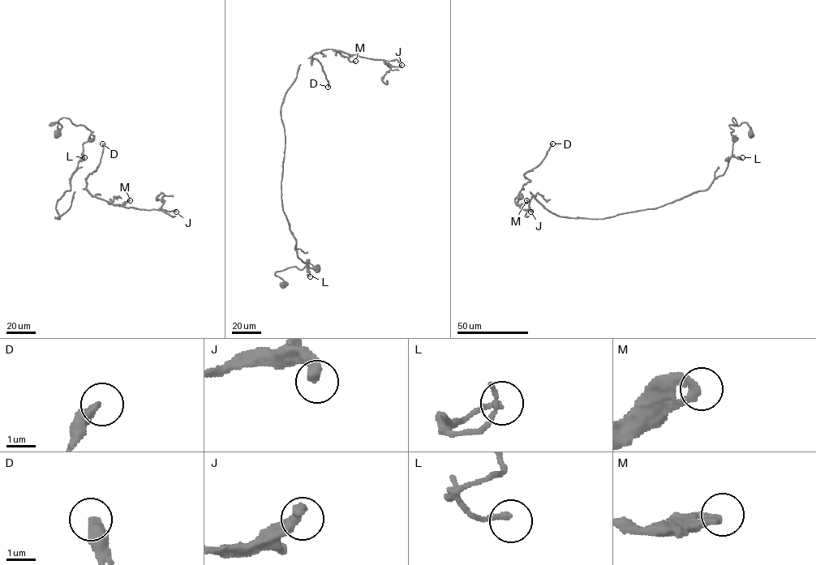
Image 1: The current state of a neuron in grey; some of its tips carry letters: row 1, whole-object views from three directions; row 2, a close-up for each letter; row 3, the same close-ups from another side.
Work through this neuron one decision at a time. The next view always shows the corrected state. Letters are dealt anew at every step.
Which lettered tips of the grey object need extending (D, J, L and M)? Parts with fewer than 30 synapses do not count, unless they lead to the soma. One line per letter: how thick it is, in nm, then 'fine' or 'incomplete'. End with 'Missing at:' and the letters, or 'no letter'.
D: 400 nm thick; incomplete
J: 360 nm thick; fine
L: 180 nm thick; fine
M: 320 nm thick; fine
Missing at: D

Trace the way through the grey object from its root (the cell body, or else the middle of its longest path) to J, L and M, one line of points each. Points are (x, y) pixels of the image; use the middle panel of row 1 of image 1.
J: (282, 285), (276, 272), (317, 266), (298, 256), (281, 200), (281, 107), (299, 66), (328, 49), (401, 65)
L: (282, 285), (287, 283), (275, 272), (288, 267), (317, 265), (307, 266), (310, 276)
M: (282, 285), (276, 272), (317, 266), (298, 256), (282, 208), (283, 98), (316, 53), (355, 61)

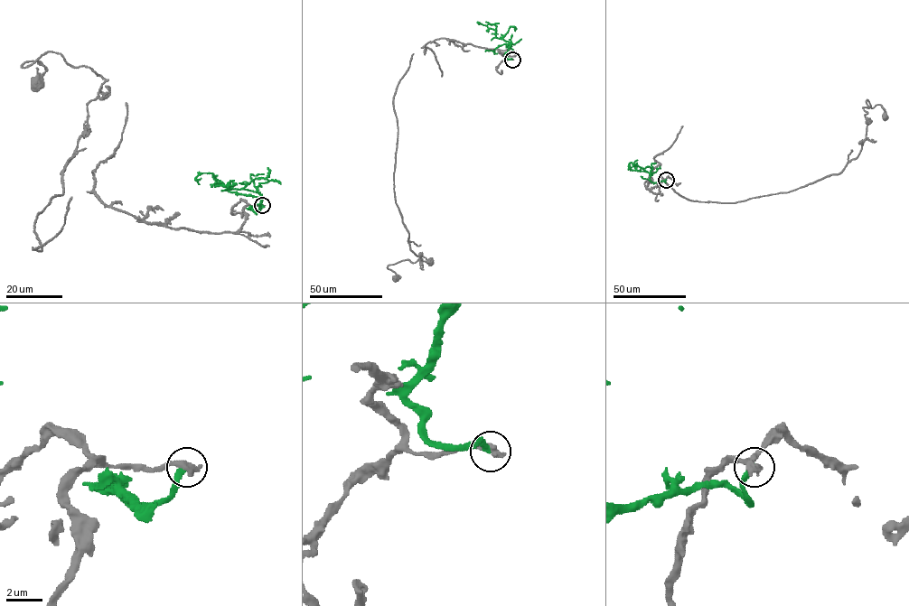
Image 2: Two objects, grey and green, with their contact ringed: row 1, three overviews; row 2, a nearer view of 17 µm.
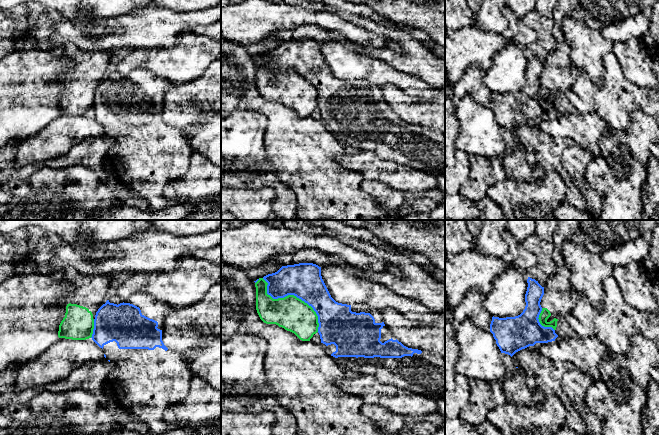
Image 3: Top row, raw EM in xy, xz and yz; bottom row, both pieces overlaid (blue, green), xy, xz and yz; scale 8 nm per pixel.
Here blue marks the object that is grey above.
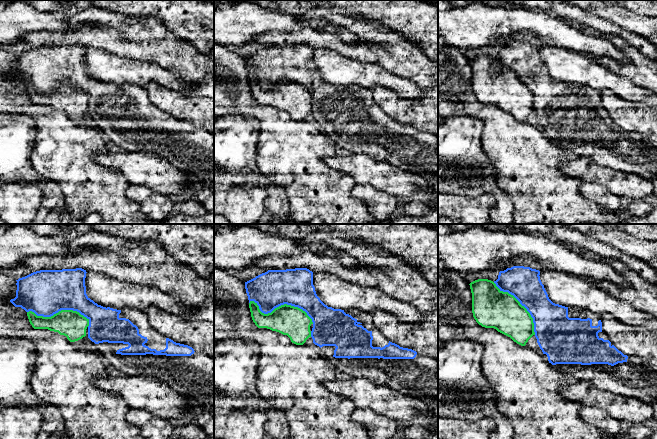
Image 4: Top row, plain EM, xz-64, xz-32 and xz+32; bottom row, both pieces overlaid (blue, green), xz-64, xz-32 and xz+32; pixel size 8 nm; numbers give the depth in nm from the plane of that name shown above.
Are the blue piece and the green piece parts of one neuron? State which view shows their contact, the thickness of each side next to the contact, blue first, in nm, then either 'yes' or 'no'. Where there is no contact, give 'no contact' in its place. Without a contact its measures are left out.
meets blue in xz; 280 nm thick on the blue side, 280 nm on the other; no

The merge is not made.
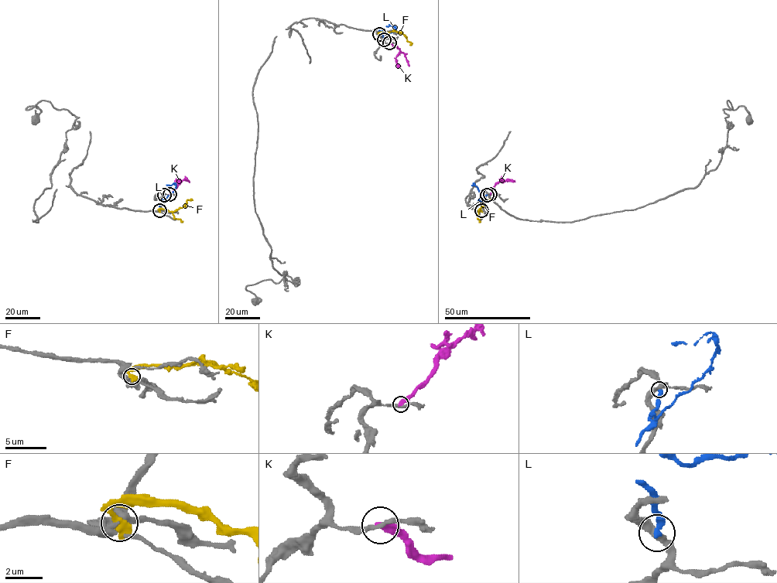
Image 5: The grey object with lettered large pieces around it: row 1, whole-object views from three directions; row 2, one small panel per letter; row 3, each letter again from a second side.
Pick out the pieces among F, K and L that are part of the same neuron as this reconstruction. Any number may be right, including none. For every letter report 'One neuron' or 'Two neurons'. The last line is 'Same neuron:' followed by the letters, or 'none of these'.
F: Two neurons
K: Two neurons
L: Two neurons
Same neuron: none of these

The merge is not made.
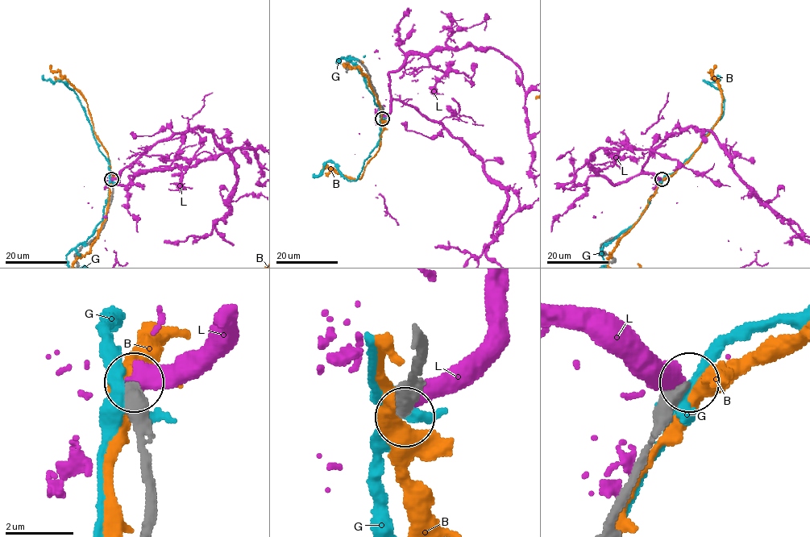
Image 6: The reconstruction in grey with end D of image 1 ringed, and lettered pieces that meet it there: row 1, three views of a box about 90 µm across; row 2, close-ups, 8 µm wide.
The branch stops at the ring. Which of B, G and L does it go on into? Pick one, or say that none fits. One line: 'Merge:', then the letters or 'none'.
Merge: none

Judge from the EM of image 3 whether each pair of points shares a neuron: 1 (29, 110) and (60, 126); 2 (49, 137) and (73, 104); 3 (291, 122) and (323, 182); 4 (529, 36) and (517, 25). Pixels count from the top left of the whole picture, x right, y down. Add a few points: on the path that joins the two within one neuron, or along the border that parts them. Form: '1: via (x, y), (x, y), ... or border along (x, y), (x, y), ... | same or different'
1: border along (58, 113), (32, 136) | different
2: border along (59, 113), (88, 115) | different
3: via (291, 137), (293, 143), (303, 153), (309, 167) | same
4: via (526, 34), (520, 28) | same

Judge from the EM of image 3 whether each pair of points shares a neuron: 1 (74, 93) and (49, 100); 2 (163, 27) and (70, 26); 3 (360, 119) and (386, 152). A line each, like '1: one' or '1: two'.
1: two
2: one
3: one

